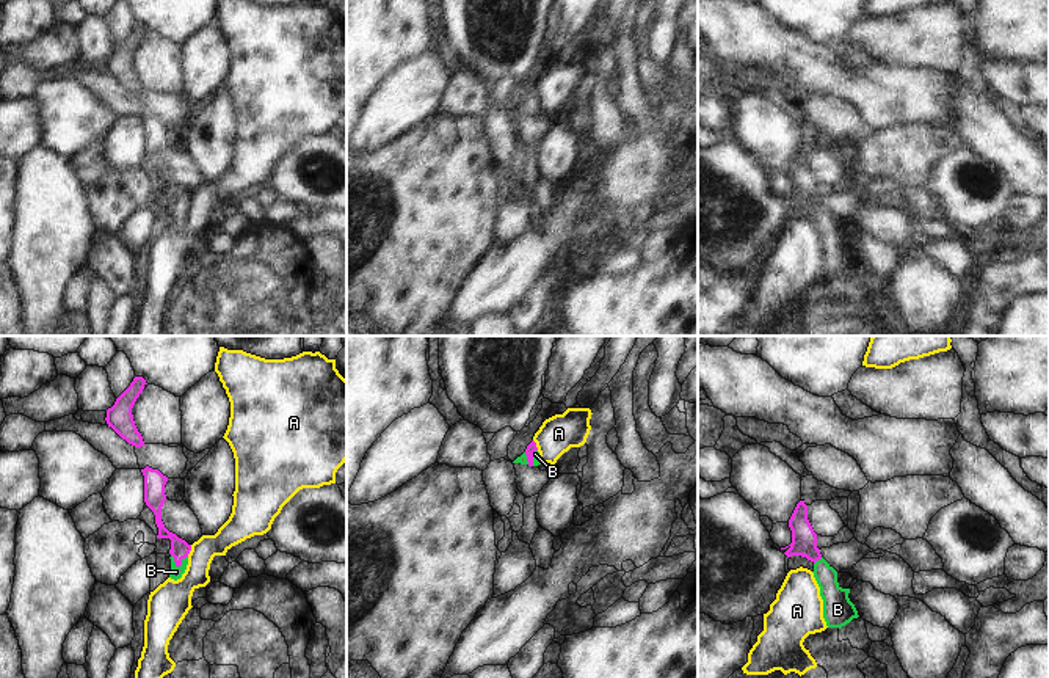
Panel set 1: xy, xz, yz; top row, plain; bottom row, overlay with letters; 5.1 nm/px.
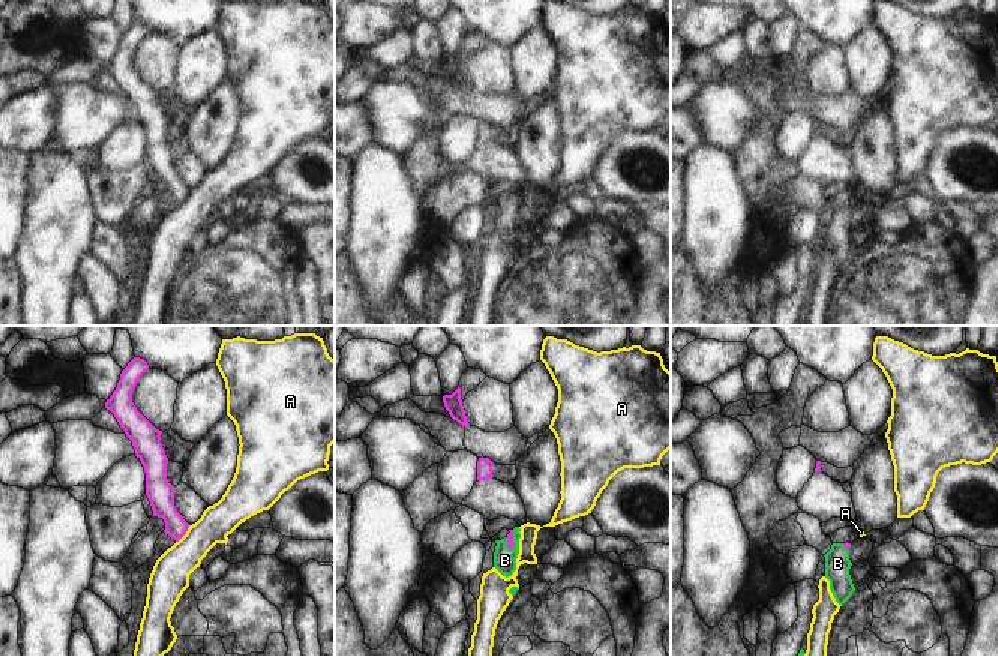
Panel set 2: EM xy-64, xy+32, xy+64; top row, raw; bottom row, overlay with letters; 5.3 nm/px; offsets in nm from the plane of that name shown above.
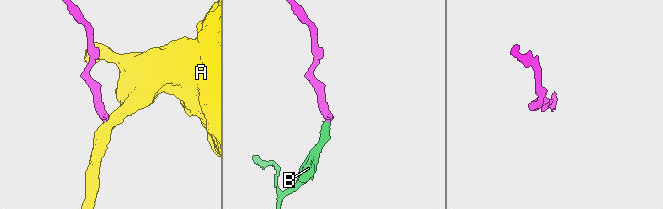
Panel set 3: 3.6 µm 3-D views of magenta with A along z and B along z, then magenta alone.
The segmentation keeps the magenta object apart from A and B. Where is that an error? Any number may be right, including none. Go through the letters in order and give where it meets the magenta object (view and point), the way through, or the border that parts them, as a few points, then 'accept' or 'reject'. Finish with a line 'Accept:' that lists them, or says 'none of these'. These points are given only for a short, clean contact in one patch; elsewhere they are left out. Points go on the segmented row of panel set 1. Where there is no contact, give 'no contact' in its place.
A: contact xy (190, 550); border xy (192, 545), (187, 556); reject
B: contact xy (177, 565); way xy (179, 550), (177, 565), (176, 572); accept
Accept: B

